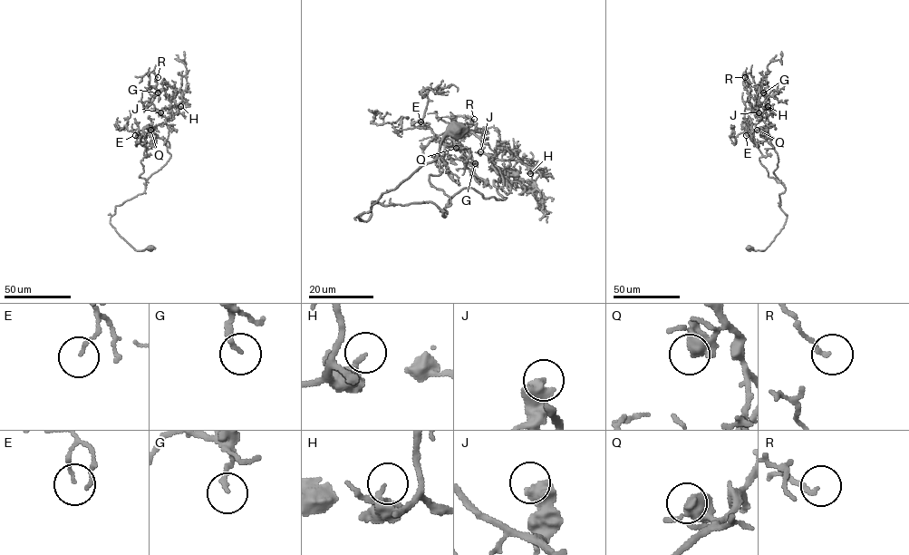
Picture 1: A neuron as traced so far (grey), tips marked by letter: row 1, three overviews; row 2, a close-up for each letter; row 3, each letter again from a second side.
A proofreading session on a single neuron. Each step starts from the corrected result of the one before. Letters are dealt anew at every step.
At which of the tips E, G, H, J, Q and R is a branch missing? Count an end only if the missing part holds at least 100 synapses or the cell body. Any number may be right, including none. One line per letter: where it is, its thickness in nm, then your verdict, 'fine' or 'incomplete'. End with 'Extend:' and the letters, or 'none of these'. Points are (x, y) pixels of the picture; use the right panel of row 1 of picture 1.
E: (746, 135) | 90 nm | fine
G: (763, 92) | 180 nm | fine
H: (768, 106) | 240 nm | fine
J: (759, 112) | 650 nm | incomplete
Q: (757, 130) | 440 nm | fine
R: (745, 77) | 130 nm | fine
Extend: J

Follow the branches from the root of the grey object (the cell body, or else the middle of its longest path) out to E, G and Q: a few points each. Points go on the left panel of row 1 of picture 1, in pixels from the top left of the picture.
E: (149, 248), (135, 250), (110, 223), (115, 206), (148, 182), (139, 177), (146, 143), (138, 129), (135, 135)
G: (149, 248), (135, 250), (110, 219), (170, 155), (166, 118), (151, 102), (145, 109), (158, 92)
Q: (149, 248), (135, 250), (110, 219), (115, 206), (144, 192), (140, 160), (150, 130)

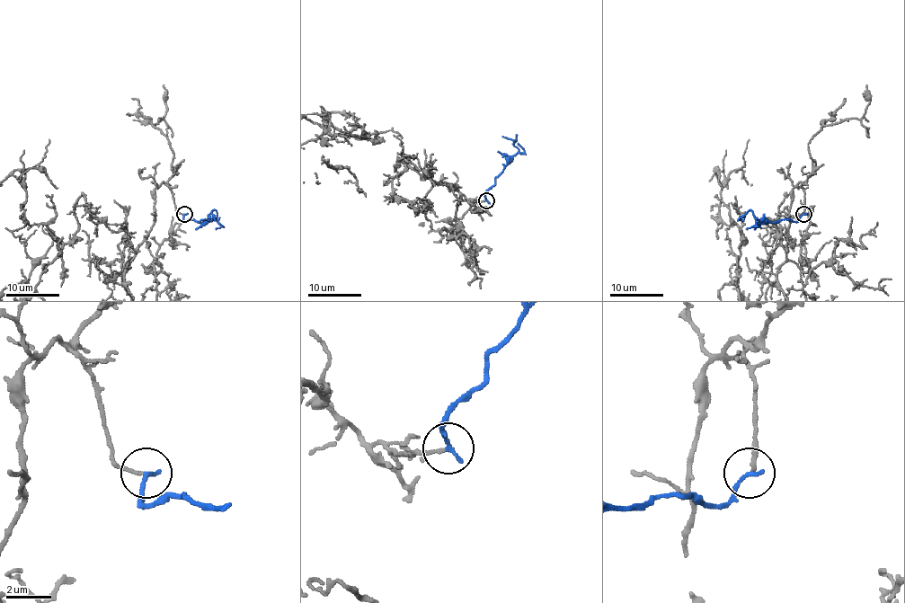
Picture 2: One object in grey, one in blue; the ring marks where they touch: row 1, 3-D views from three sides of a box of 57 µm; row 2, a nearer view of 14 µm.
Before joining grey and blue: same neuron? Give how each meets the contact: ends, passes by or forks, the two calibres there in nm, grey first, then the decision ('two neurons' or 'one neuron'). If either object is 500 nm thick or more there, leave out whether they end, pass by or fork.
grey ends | blue ends | 140/200 nm | one neuron

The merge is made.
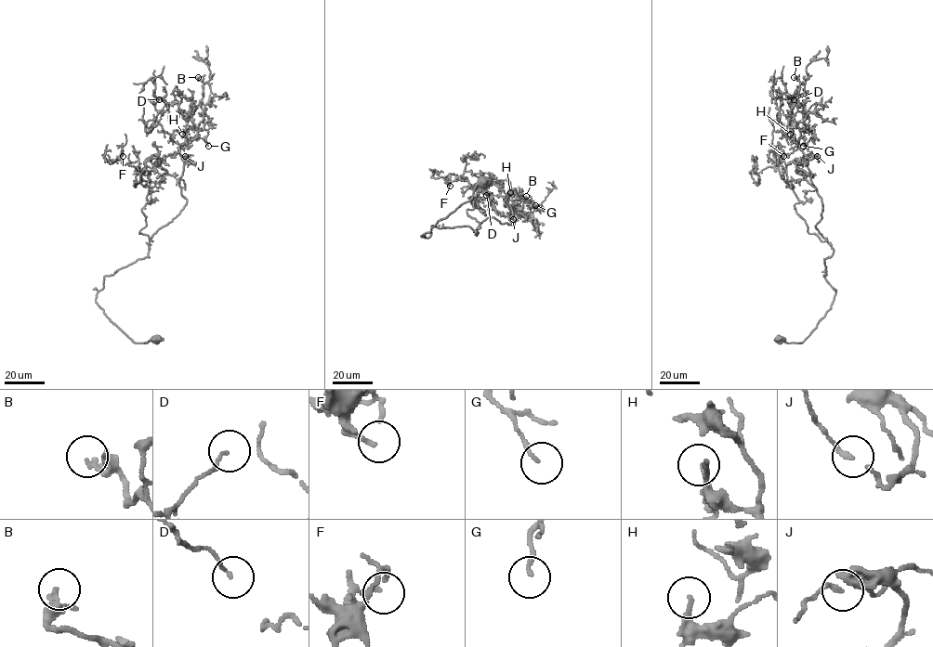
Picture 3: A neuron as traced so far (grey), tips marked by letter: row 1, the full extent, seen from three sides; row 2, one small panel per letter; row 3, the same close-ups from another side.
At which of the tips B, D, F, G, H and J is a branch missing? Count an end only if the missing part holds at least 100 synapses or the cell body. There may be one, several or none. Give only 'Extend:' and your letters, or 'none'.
Extend: none

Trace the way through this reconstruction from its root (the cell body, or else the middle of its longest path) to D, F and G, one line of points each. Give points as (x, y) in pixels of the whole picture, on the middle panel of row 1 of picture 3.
D: (482, 181), (424, 237), (432, 226), (476, 235), (488, 217), (514, 224), (485, 181), (476, 188), (486, 195)
F: (482, 181), (425, 237), (432, 226), (479, 227), (466, 213), (477, 190), (450, 186)
G: (482, 181), (424, 237), (432, 226), (469, 226), (476, 235), (488, 217), (514, 224), (507, 200), (535, 205)

